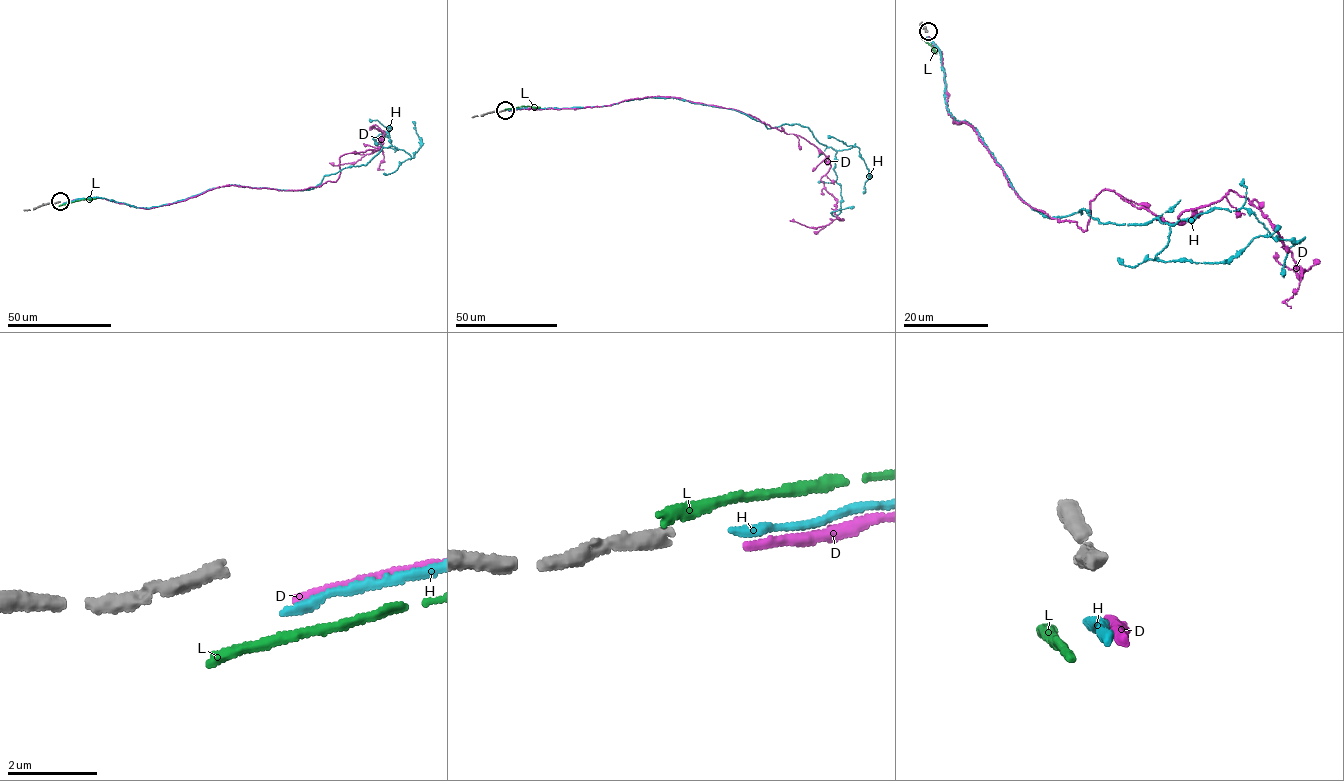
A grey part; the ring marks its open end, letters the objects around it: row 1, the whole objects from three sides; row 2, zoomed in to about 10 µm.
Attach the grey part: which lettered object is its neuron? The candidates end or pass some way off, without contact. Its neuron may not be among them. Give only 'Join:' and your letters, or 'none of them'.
Join: none of them

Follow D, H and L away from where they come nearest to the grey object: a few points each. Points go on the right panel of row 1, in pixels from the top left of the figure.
D: (928, 36), (953, 122), (1030, 207), (1084, 231), (1114, 190), (1175, 223), (1231, 189), (1300, 277), (1275, 252)
H: (926, 37), (949, 113), (1042, 214), (1135, 225), (1244, 208), (1272, 237), (1304, 237), (1283, 275)
L: (923, 37), (936, 52)

